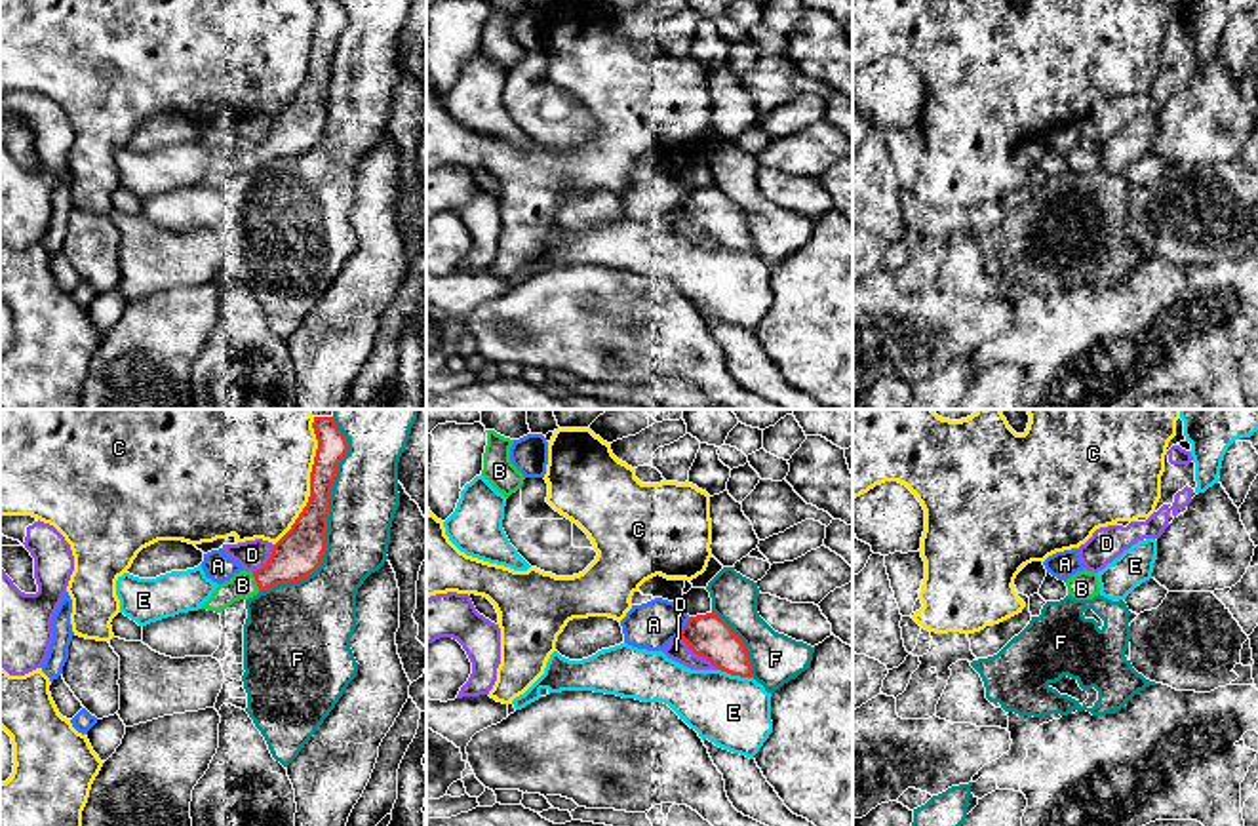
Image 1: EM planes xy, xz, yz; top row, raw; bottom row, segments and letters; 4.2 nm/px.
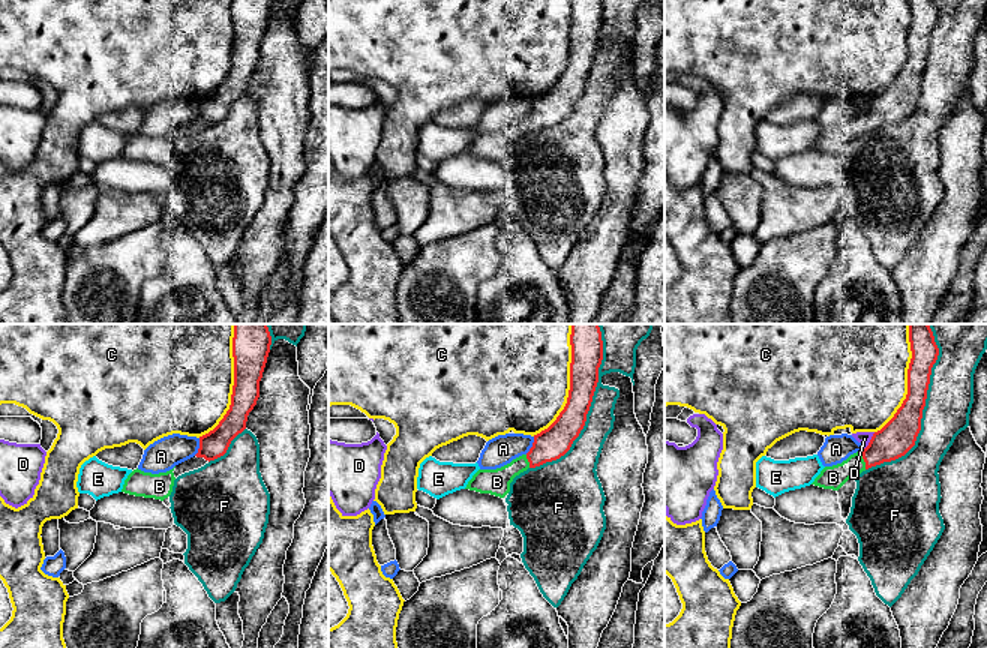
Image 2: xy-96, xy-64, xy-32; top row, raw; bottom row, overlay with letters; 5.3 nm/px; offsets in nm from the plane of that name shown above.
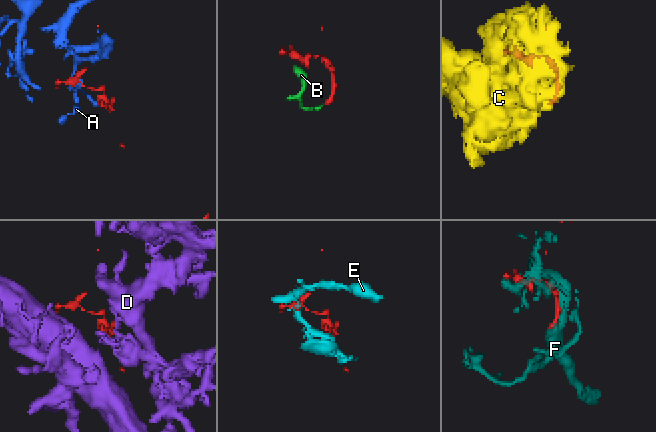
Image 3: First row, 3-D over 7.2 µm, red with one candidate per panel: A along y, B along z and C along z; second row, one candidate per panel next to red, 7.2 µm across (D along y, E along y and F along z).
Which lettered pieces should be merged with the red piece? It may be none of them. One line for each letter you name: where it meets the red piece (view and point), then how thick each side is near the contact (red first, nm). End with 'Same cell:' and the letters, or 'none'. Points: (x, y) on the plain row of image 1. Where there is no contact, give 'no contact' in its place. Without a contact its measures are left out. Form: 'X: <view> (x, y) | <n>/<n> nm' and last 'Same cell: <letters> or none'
B: xy (255, 155) | 200/110 nm
Same cell: B

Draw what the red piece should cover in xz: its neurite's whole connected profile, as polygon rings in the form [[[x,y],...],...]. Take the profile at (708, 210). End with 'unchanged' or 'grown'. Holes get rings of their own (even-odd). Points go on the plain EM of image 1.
[[[714,185],[697,188],[681,202],[687,221],[731,249],[752,251],[752,238],[744,215]]]; unchanged

